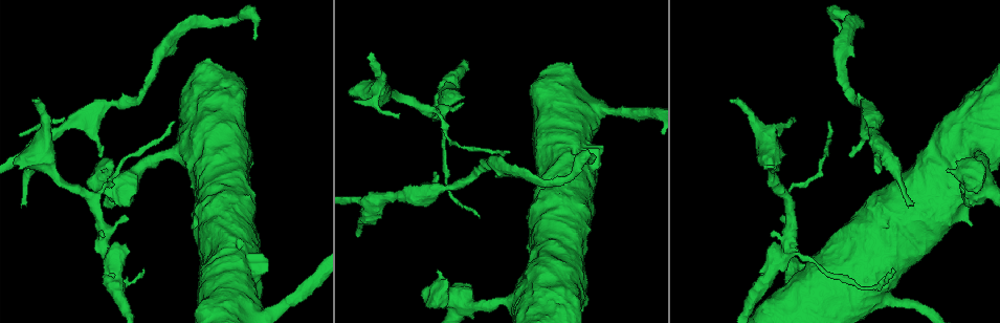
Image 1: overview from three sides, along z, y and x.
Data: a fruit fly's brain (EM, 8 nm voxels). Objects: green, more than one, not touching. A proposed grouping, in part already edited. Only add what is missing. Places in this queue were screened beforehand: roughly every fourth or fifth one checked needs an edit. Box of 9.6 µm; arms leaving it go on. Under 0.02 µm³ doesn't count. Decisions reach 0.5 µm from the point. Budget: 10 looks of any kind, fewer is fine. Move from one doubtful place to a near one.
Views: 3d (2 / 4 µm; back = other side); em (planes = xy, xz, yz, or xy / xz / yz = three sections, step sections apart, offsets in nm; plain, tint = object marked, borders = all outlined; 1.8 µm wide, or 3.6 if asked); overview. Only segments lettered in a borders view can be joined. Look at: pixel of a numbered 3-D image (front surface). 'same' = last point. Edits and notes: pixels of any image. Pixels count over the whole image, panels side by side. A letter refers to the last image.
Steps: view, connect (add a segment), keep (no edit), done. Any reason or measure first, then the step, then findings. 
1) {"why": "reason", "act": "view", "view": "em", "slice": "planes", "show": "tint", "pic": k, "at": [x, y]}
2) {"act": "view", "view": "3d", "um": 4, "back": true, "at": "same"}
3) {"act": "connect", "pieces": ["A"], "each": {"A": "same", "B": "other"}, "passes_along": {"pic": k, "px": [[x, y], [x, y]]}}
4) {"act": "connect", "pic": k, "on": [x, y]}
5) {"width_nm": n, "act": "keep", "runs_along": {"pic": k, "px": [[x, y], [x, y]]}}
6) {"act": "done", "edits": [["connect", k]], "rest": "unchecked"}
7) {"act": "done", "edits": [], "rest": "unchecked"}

{"act": "view", "view": "3d", "um": 4, "pic": 1, "at": [535, 89]}

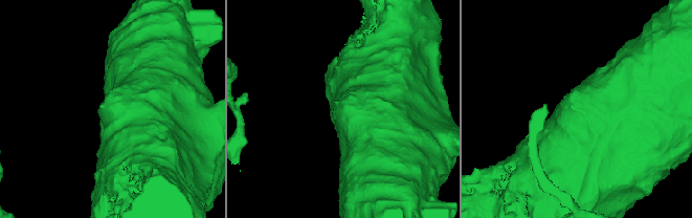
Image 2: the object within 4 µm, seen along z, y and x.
{"act": "view", "view": "em", "um": 3.6, "slice": "planes", "show": "borders", "pic": 2, "at": [342, 107]}

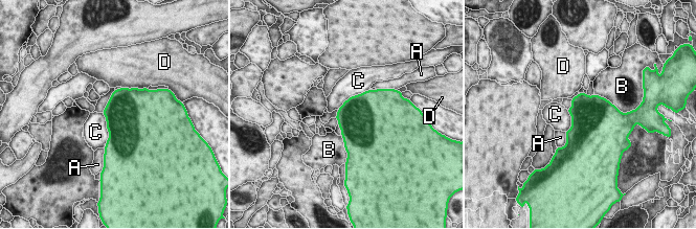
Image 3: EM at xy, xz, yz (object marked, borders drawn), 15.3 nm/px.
{"act": "keep", "each": {"A": "other", "B": "other", "C": "other", "D": "other"}, "border": {"pic": 3, "px": [[102, 113], [108, 132], [105, 147]]}, "found": "no lettered segment goes on from it"}

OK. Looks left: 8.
{"why": "an open end", "act": "view", "view": "3d", "um": 4, "pic": 1, "at": [36, 99]}

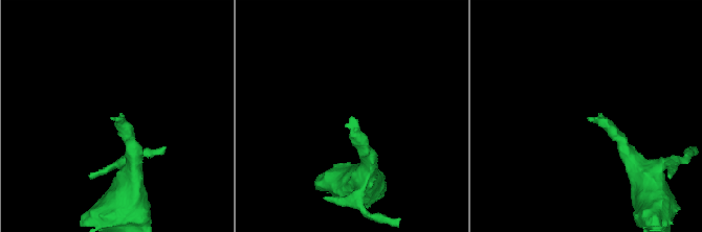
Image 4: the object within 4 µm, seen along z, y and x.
{"why": "need the tissue", "act": "view", "view": "em", "slice": "planes", "show": "borders", "pic": 4, "at": [350, 118]}

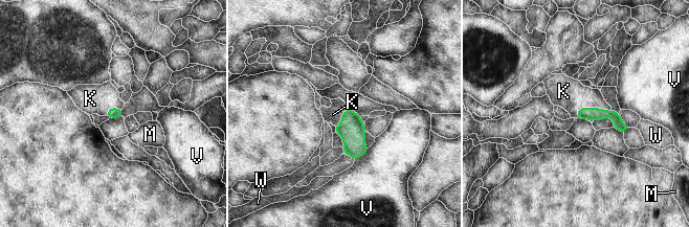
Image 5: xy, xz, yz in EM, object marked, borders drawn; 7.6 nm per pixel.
{"act": "connect", "pic": 5, "on": [563, 91], "each": {"K": "same", "M": "other", "V": "other", "W": "other"}, "found": "it goes on there"}

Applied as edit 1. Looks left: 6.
{"act": "view", "view": "3d", "um": 4, "pic": 1, "at": [432, 172]}

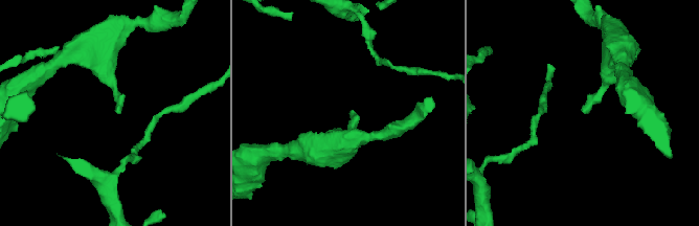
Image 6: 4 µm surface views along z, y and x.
{"why": "shape alone is not enough", "act": "view", "view": "em", "slice": "planes", "show": "borders", "pic": 6, "at": [117, 111]}

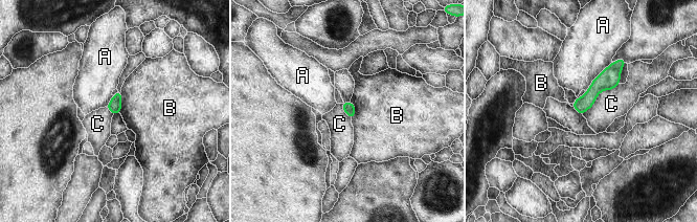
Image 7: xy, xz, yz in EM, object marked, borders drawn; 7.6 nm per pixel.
{"act": "keep", "each": {"A": "other", "B": "other", "C": "other"}, "border": {"pic": 7, "px": [[620, 84], [603, 90], [582, 114]]}, "found": "no lettered segment goes on from it"}

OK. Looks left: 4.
{"why": "tapers out", "act": "view", "view": "3d", "um": 4, "pic": 1, "at": [910, 205]}

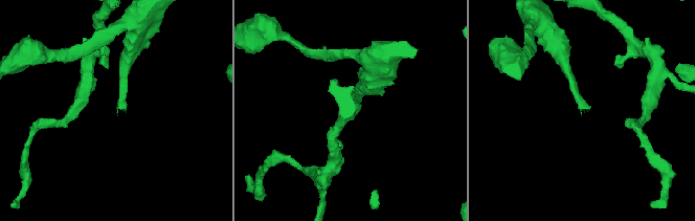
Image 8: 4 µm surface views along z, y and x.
{"why": "need the tissue", "act": "view", "view": "em", "slice": "planes", "show": "plain", "pic": 8, "at": [580, 112]}

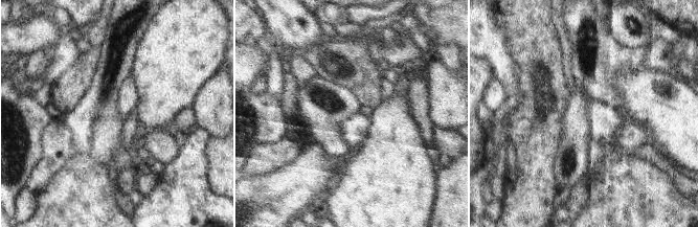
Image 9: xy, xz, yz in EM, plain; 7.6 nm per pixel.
{"why": "see the neighbours", "act": "view", "view": "em", "slice": "planes", "show": "borders", "at": "same"}

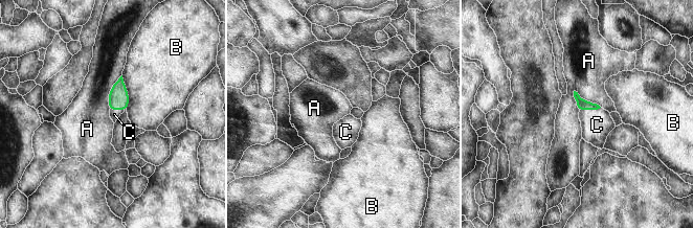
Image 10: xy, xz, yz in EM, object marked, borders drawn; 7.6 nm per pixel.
{"width_nm": 80, "act": "connect", "pic": 10, "on": [597, 124], "each": {"A": "other", "B": "other", "C": "same"}, "passes_along": {"pic": 10, "px": [[581, 104], [589, 109], [597, 124]]}, "found": "the neuron continues"}

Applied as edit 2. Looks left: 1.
{"act": "done", "edits": [["connect", 5], ["connect", 10]], "rest": "unchecked"}

